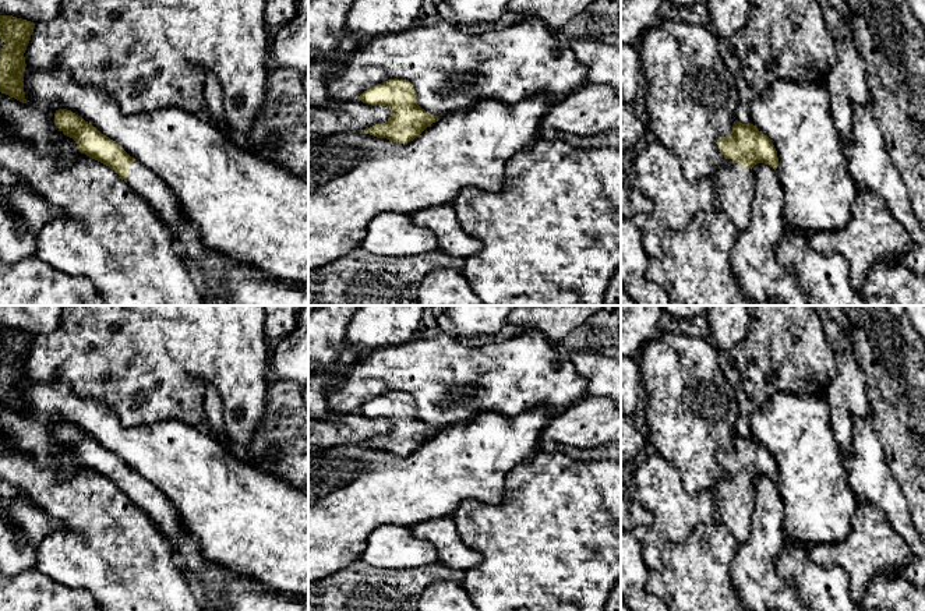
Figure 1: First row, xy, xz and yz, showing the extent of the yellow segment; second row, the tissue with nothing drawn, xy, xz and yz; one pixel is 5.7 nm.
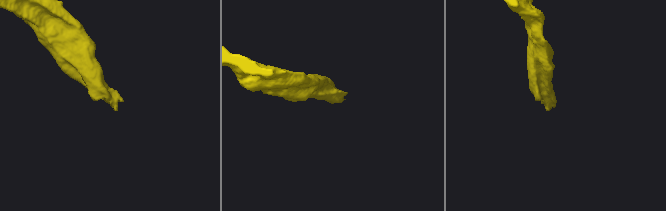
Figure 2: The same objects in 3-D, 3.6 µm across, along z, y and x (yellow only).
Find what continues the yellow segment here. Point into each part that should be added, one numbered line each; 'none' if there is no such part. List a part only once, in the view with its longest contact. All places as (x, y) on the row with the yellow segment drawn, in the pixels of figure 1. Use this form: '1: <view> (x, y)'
1: yz (733, 184)

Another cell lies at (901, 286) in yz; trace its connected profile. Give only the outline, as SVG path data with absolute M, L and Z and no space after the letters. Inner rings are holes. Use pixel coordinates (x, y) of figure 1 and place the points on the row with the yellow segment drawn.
M878 264L859 292L866 297L887 297L890 306L925 306L925 275L903 265Z

